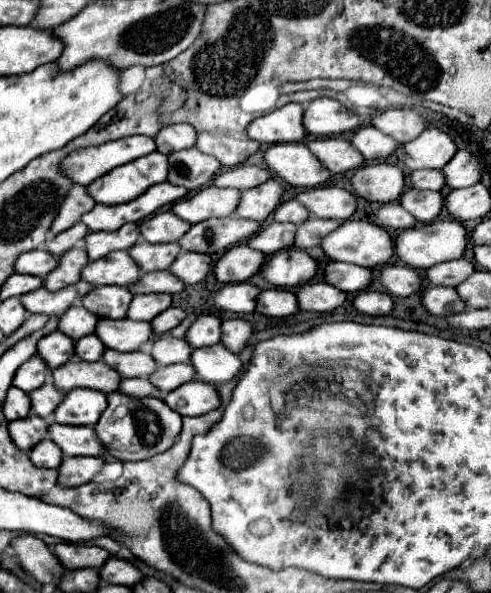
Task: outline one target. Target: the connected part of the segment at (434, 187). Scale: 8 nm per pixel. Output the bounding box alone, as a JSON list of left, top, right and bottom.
[410,169,444,191]

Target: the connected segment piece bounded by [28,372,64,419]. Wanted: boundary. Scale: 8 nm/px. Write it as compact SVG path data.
M49 372L47 373L44 385L42 385L40 389L28 393L32 411L34 411L38 417L44 417L44 419L48 419L48 417L54 413L54 409L60 405L60 401L64 399L64 393L60 393L52 383L52 375L51 372Z

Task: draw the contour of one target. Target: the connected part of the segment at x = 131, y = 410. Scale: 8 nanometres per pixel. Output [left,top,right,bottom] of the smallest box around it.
[94,391,182,461]

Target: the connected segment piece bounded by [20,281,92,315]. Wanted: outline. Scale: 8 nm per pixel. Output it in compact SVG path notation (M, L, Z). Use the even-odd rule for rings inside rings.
M78 281L74 285L68 285L66 289L56 291L56 293L50 293L46 287L40 287L32 293L22 295L20 301L28 313L62 315L74 301L82 299L90 289L92 289L92 285L86 281Z

